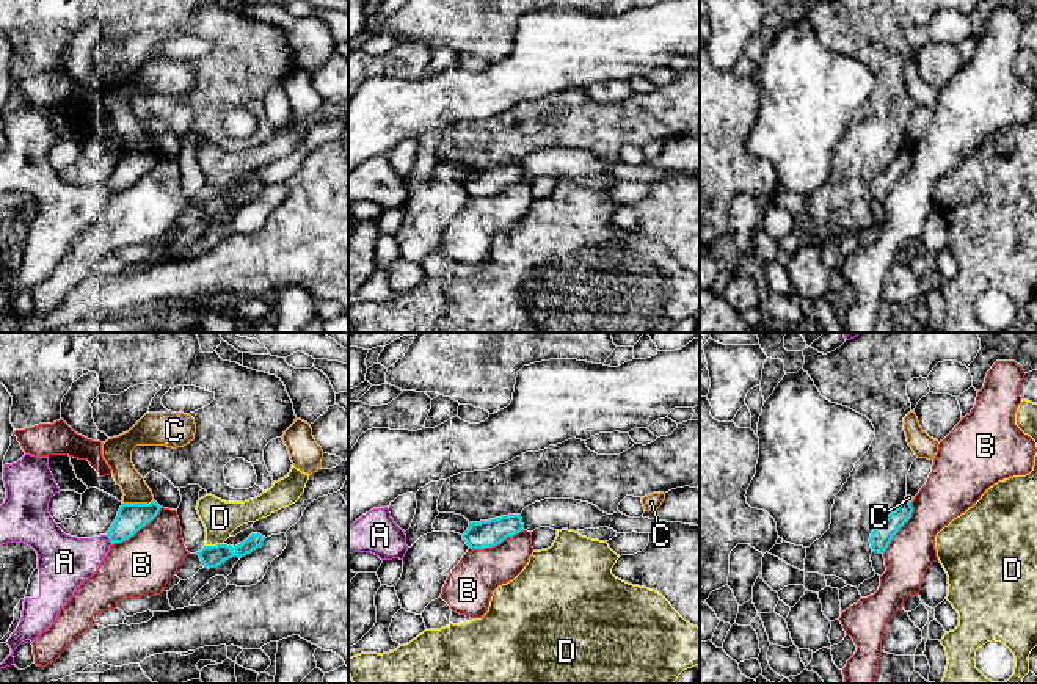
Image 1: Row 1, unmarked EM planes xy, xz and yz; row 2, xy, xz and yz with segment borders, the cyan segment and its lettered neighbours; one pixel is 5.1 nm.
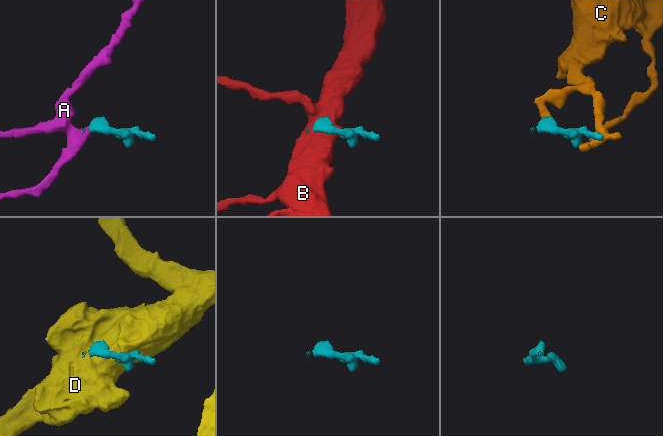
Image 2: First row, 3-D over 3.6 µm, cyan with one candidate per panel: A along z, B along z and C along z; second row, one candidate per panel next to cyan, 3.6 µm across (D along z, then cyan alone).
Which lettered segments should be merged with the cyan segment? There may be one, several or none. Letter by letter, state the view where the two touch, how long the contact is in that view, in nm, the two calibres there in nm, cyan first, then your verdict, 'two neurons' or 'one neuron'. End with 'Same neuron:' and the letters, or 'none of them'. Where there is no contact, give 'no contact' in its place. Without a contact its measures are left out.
A: contact in xy; length 60 nm; calibres 150 and 280 nm; one neuron
B: contact in xz; length 300 nm; calibres 140 and 240 nm; two neurons
C: contact in xy; length 170 nm; calibres 150 and 130 nm; two neurons
D: contact in xy; length 90 nm; calibres 110 and 180 nm; two neurons
Same neuron: A

